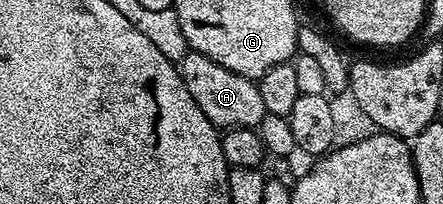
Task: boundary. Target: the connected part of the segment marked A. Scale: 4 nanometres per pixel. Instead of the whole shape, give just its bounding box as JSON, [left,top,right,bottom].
[178,51,265,130]

